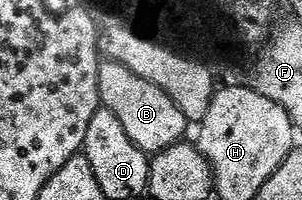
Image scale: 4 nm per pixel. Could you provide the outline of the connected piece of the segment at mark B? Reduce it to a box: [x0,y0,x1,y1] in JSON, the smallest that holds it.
[99,61,187,155]

